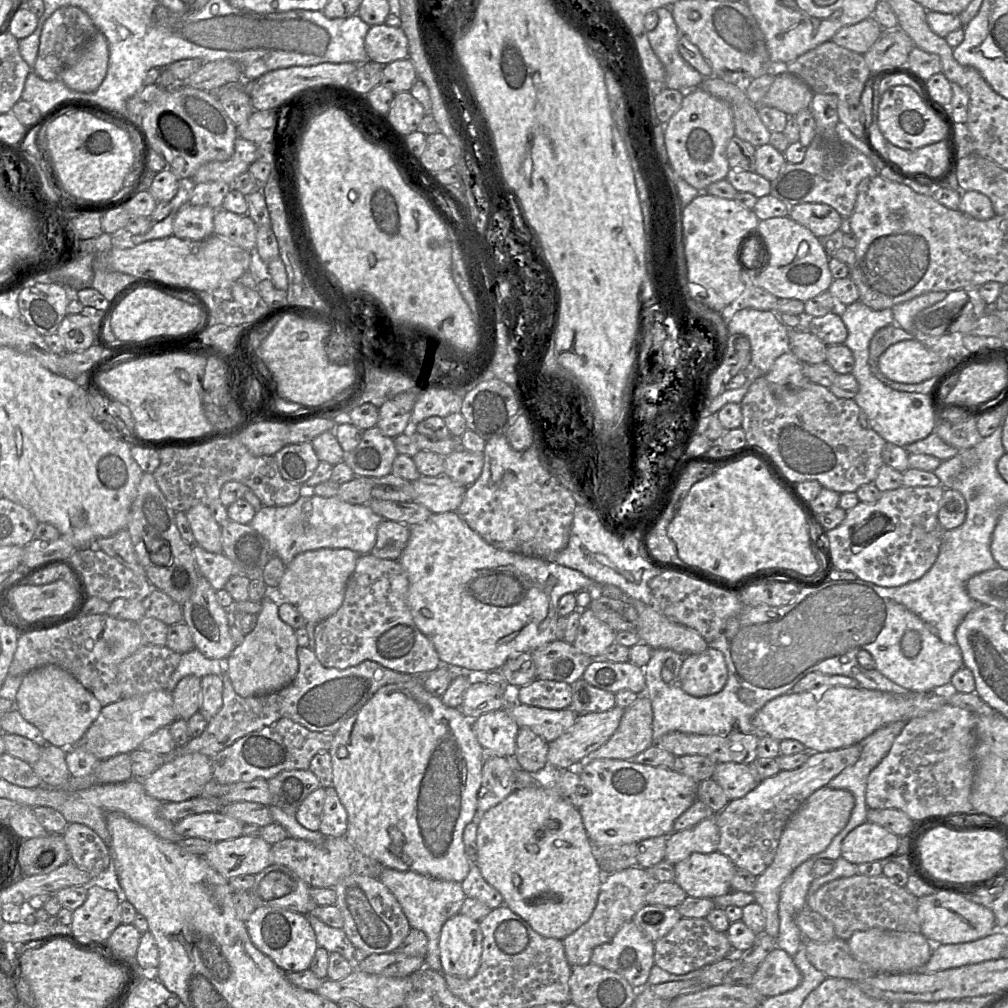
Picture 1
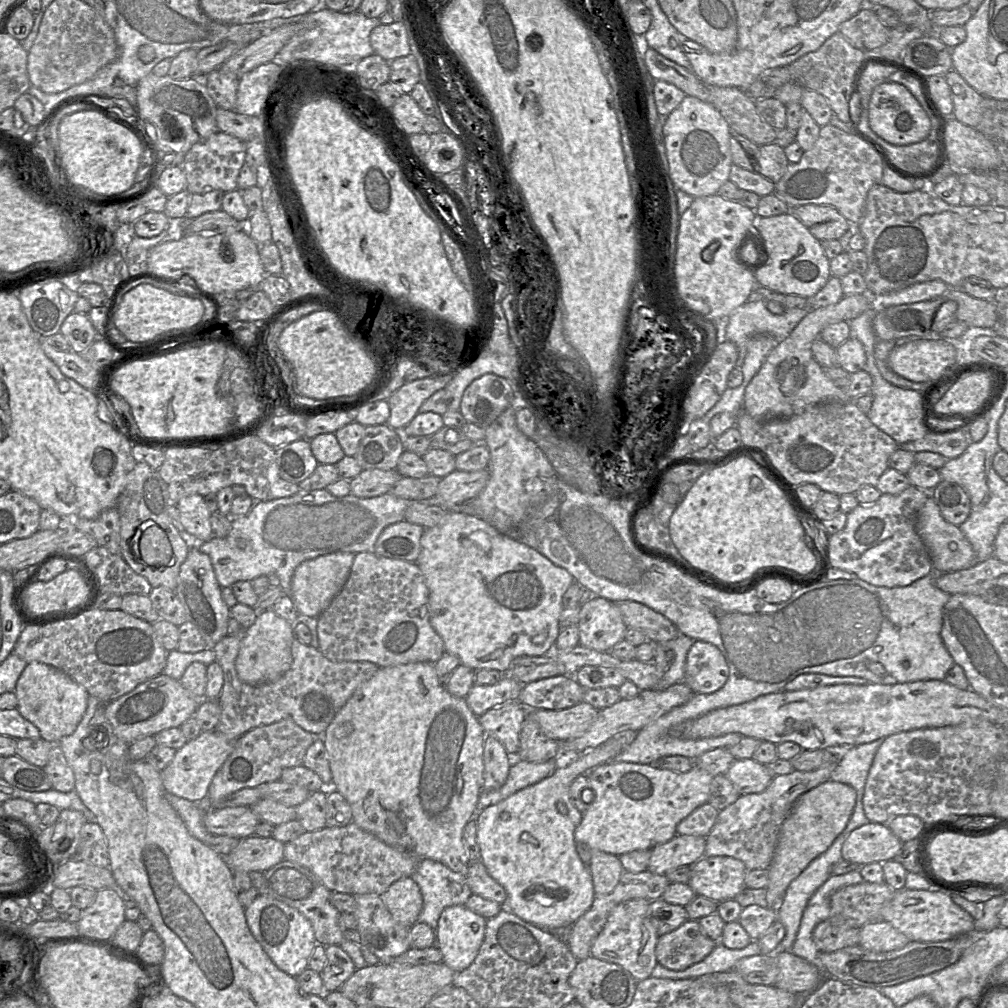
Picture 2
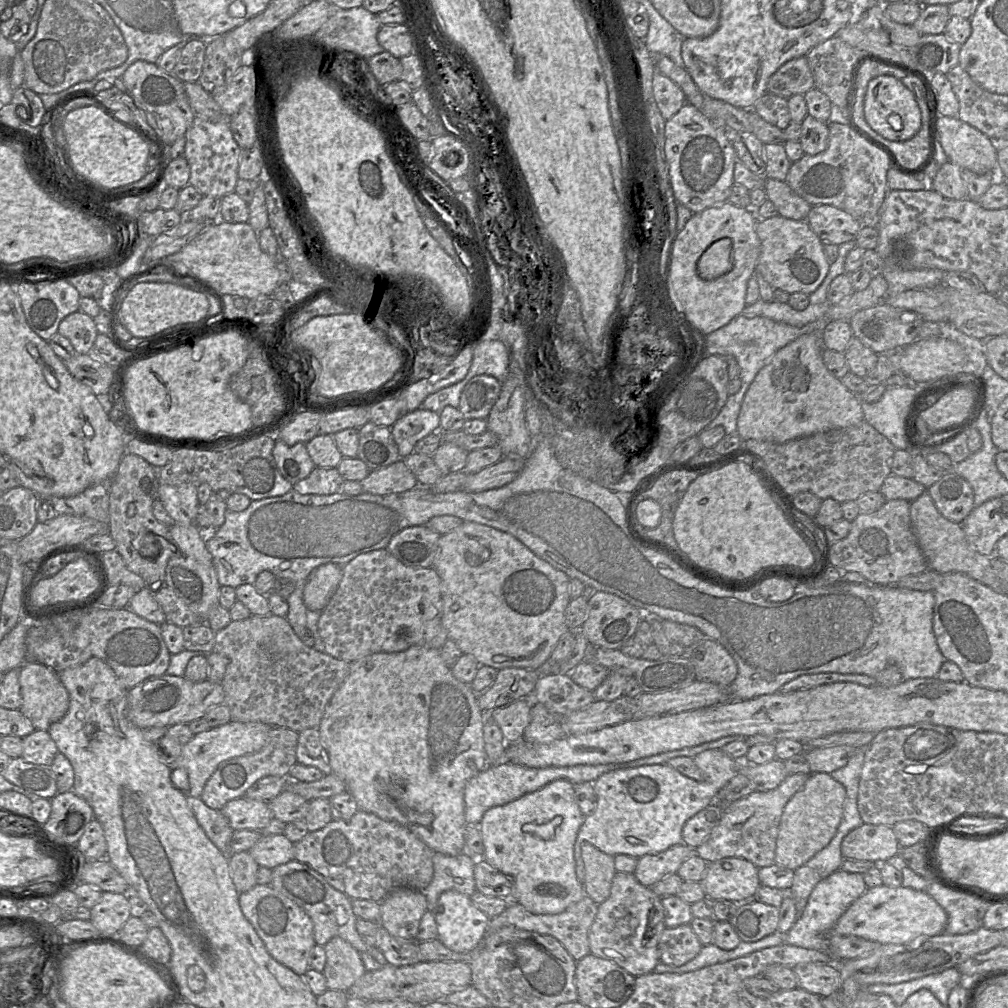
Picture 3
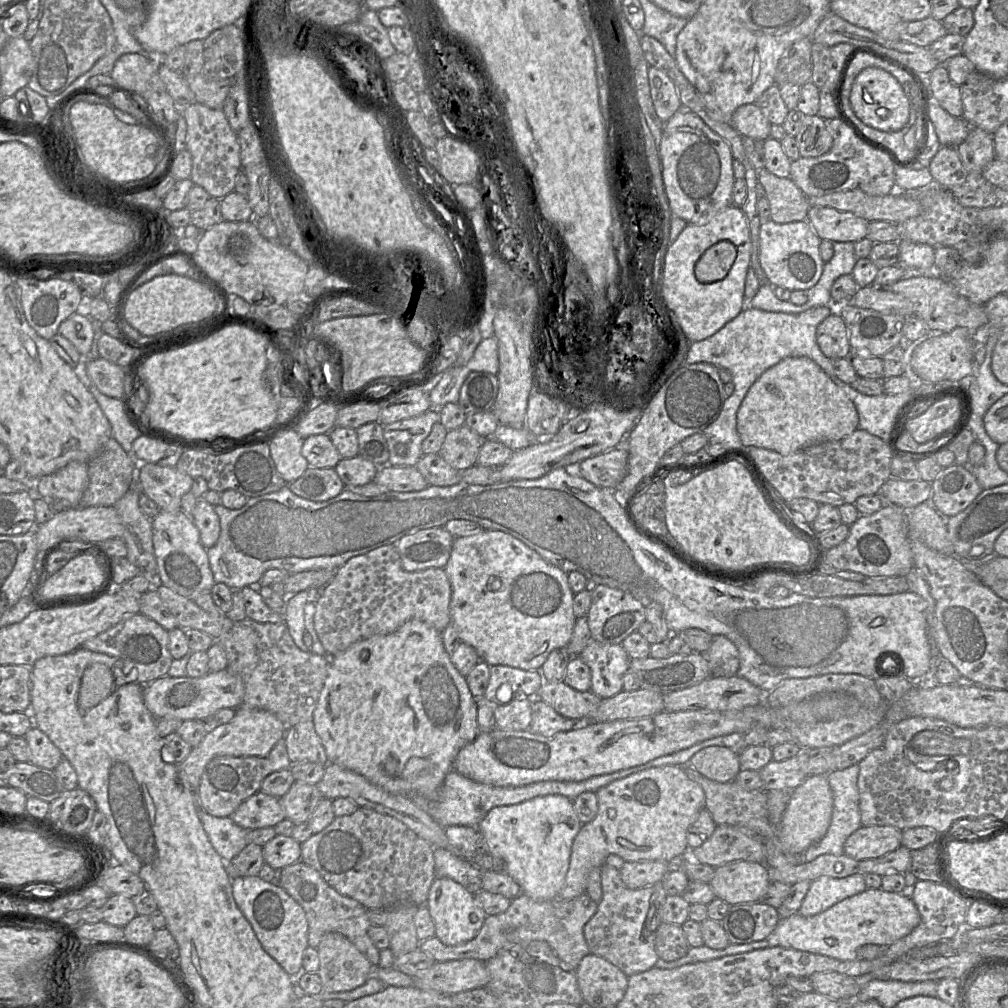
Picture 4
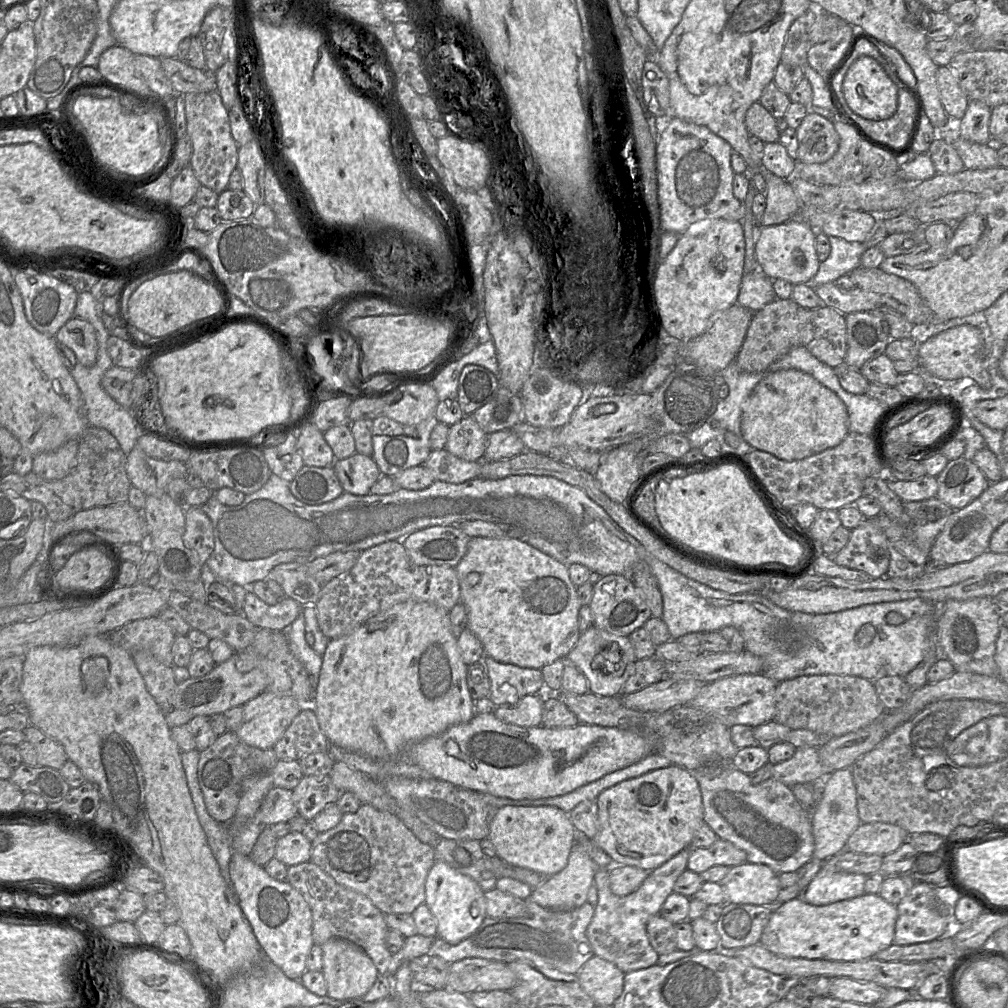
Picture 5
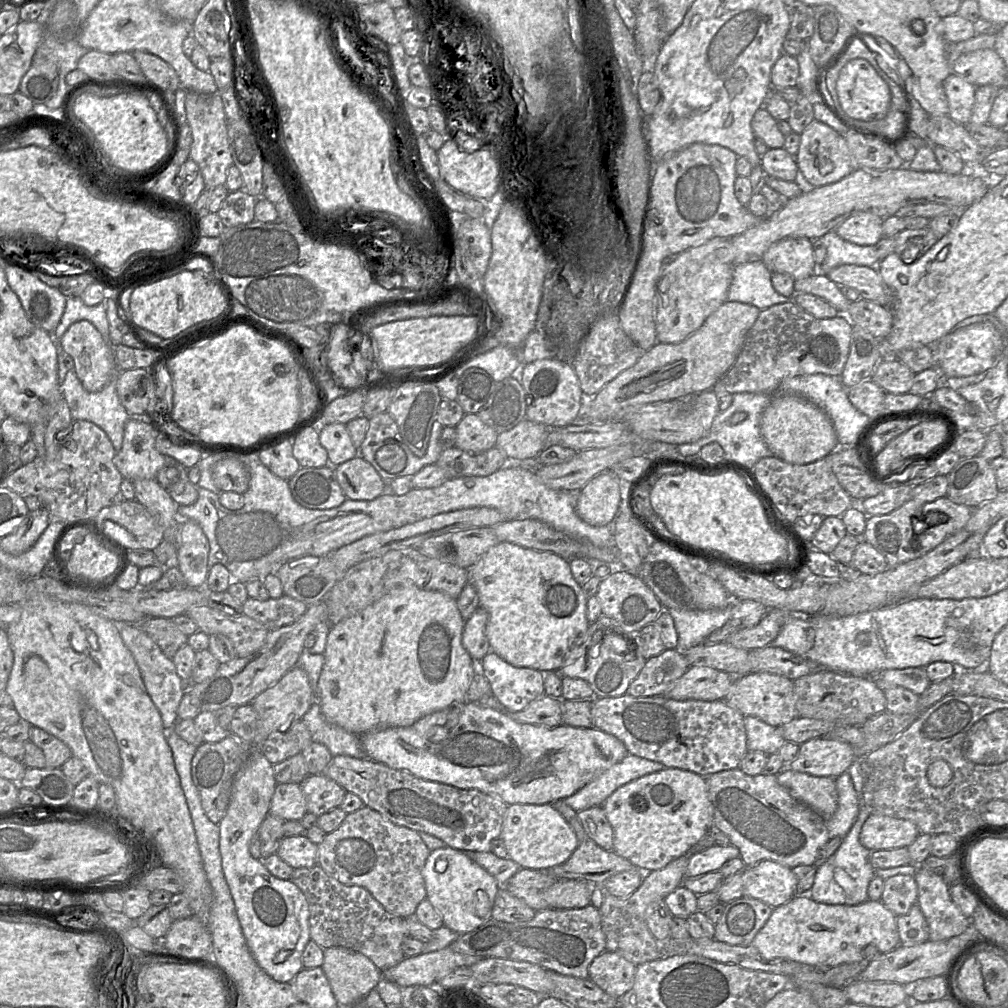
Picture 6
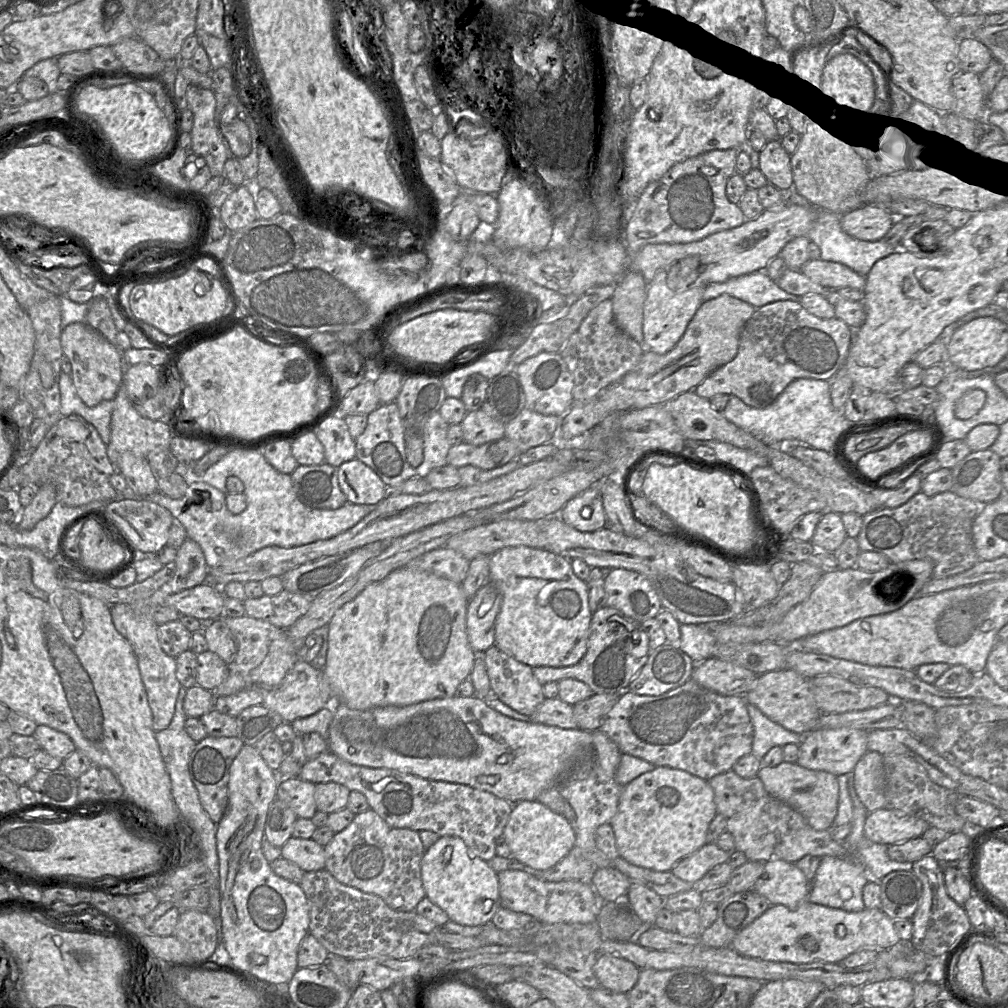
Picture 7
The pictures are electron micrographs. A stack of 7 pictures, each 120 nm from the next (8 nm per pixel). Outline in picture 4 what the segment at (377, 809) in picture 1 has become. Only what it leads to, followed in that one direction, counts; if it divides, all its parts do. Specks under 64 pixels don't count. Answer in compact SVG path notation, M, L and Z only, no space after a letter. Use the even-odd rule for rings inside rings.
M411 619L393 633L374 635L360 640L345 651L329 658L328 675L320 692L312 719L315 731L325 749L328 762L356 772L372 784L390 793L400 795L418 794L425 798L436 798L446 775L453 770L453 764L459 751L473 742L480 733L477 721L479 699L472 696L466 678L453 666L450 655L443 646L442 633L420 620Z

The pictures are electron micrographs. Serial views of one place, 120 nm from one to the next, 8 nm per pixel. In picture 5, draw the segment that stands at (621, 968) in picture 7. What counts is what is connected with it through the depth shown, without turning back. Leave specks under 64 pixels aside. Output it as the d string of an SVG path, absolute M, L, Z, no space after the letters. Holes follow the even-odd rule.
M594 955L576 974L596 1005L611 1006L623 992L625 973L600 956Z

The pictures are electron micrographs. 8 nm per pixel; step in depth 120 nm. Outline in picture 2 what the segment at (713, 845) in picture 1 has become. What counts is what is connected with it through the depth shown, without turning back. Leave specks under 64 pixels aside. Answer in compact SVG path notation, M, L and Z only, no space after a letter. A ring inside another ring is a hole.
M675 835L666 843L651 849L649 871L665 875L668 871L690 866L705 855L706 837L694 835Z

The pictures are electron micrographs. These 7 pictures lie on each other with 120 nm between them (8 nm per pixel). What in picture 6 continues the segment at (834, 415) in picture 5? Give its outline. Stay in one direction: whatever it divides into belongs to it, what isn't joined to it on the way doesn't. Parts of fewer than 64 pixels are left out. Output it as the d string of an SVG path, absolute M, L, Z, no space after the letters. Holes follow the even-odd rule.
M795 394L782 395L769 403L762 415L761 435L773 456L791 464L815 462L838 448L837 436L828 415Z

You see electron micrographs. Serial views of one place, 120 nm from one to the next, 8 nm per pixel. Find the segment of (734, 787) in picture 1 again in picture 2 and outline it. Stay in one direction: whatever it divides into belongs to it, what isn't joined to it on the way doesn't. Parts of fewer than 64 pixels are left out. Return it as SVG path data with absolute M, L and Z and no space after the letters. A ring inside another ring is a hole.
M752 758L735 759L724 775L740 795L763 792L774 778L766 765Z

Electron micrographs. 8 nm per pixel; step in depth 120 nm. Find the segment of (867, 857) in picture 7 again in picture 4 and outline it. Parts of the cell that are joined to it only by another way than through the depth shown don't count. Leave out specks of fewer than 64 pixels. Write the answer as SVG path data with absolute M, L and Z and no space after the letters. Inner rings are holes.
M855 873L844 878L821 876L811 881L798 913L802 916L813 916L865 891L867 887L864 876L863 873Z

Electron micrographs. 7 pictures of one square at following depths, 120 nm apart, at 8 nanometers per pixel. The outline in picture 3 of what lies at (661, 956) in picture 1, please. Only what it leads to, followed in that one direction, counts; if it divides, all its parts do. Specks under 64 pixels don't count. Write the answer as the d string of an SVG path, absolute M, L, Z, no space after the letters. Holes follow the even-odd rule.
M690 924L665 928L658 943L659 960L669 966L681 966L695 958L702 946Z

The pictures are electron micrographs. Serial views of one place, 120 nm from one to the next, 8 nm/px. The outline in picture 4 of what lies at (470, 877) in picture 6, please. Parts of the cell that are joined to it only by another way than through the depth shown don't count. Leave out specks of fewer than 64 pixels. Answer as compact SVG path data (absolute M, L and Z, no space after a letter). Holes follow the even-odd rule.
M436 878L433 881L425 905L435 925L435 936L448 946L464 944L475 938L487 916L475 902L474 895L449 878Z

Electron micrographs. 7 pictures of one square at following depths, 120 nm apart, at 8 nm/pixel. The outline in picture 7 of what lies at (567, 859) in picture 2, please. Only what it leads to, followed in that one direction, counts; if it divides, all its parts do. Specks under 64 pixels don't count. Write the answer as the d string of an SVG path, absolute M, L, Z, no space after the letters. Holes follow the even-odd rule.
M521 801L513 804L503 837L512 858L533 870L546 870L563 859L575 844L573 825L538 801Z

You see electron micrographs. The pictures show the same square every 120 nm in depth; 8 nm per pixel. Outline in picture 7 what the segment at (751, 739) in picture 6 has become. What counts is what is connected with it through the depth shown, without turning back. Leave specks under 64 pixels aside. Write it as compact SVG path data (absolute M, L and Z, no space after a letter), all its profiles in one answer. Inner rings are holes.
M747 704L747 711L753 725L751 754L762 759L773 747L787 744L800 745L802 736L792 733L766 717L757 707Z

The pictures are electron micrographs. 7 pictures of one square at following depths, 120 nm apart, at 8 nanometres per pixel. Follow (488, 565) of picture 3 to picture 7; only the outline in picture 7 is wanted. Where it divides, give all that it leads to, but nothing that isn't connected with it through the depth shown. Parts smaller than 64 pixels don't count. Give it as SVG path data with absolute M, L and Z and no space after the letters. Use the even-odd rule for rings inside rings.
M528 546L505 547L489 556L489 581L501 597L495 620L495 645L517 661L535 667L570 667L587 651L592 612L589 608L589 586L572 570L570 560L546 549Z

